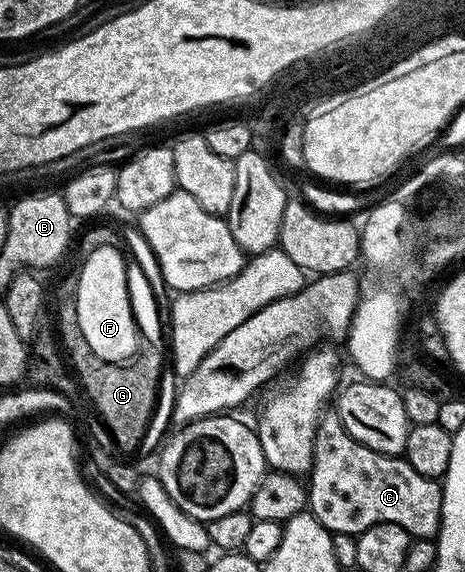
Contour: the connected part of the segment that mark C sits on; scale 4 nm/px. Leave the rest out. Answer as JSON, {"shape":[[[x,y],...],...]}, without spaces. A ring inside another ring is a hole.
{"shape":[[[326,413],[318,425],[314,442],[314,466],[308,476],[308,507],[318,524],[334,535],[353,535],[372,529],[377,523],[400,525],[414,539],[434,539],[442,528],[442,488],[437,479],[424,477],[408,465],[405,457],[376,453],[368,445],[360,445],[344,429],[337,414]]]}

